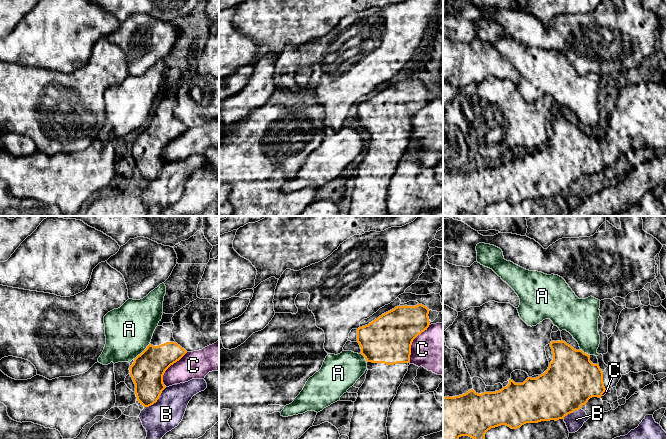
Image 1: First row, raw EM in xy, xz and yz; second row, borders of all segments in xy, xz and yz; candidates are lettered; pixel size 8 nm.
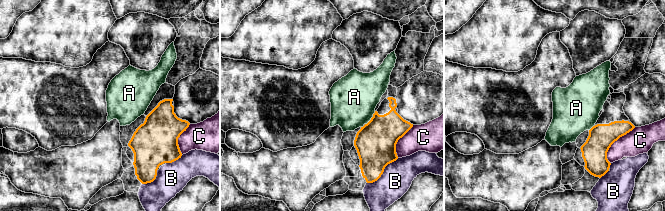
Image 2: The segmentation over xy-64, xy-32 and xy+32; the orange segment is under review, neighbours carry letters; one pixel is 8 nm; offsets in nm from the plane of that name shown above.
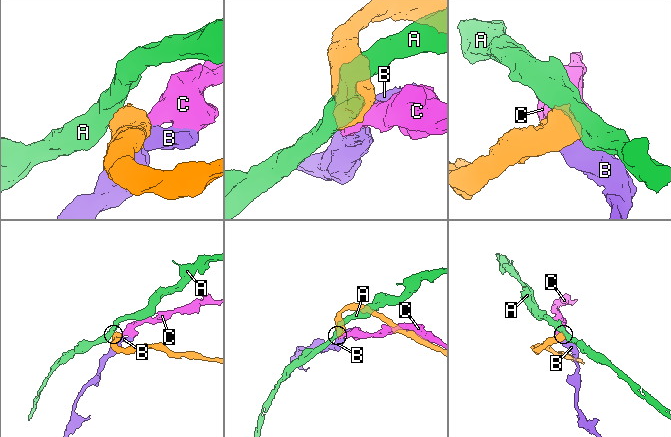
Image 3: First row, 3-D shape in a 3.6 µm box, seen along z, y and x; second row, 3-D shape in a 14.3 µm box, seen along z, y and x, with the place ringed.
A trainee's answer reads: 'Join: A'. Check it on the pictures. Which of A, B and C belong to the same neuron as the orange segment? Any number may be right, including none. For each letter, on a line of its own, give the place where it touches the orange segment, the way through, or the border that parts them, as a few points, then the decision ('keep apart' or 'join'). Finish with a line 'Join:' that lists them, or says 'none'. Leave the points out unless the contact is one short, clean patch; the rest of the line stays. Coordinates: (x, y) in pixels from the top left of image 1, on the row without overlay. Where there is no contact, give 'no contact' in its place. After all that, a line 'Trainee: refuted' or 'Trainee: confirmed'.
A: xy (143, 127) | along xy (149, 119), (134, 135) | keep apart
B: xy (157, 175) | keep apart
C: xz (411, 119) | keep apart
Join: none
Trainee: refuted

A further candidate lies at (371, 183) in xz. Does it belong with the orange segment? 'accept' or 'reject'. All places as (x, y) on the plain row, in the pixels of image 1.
accept

